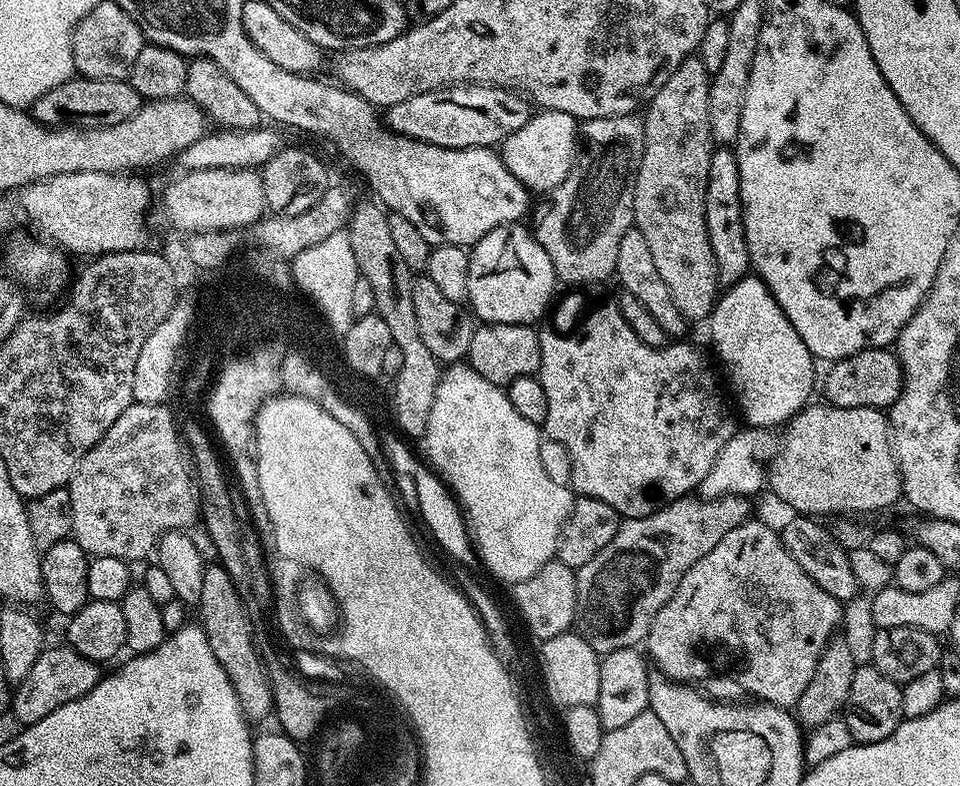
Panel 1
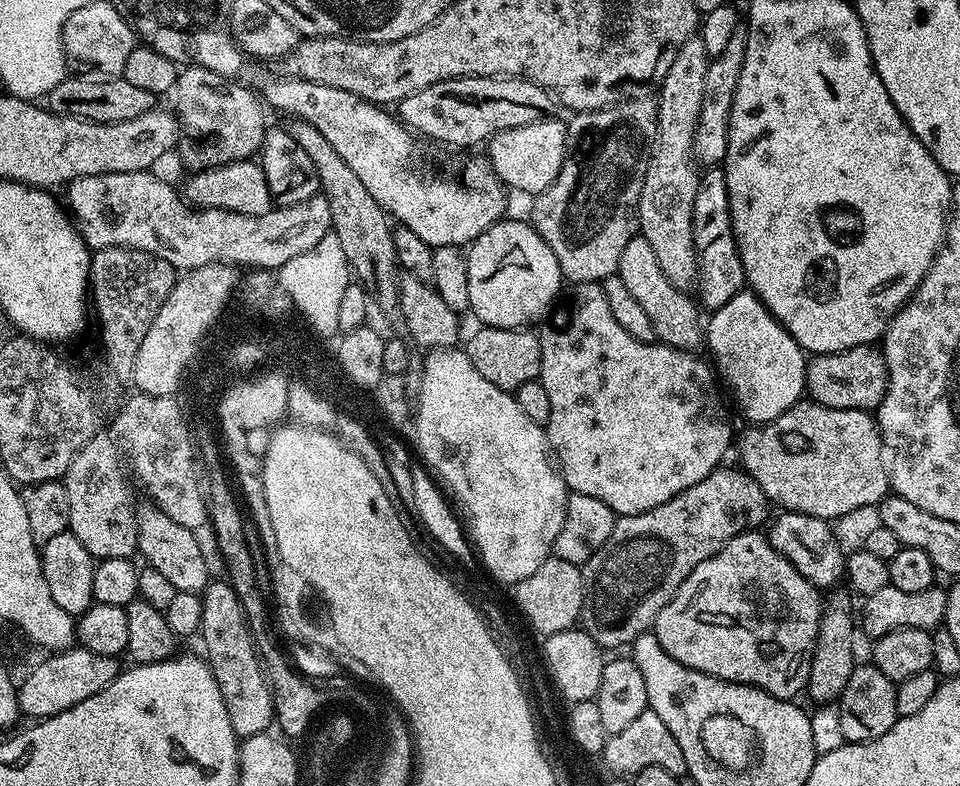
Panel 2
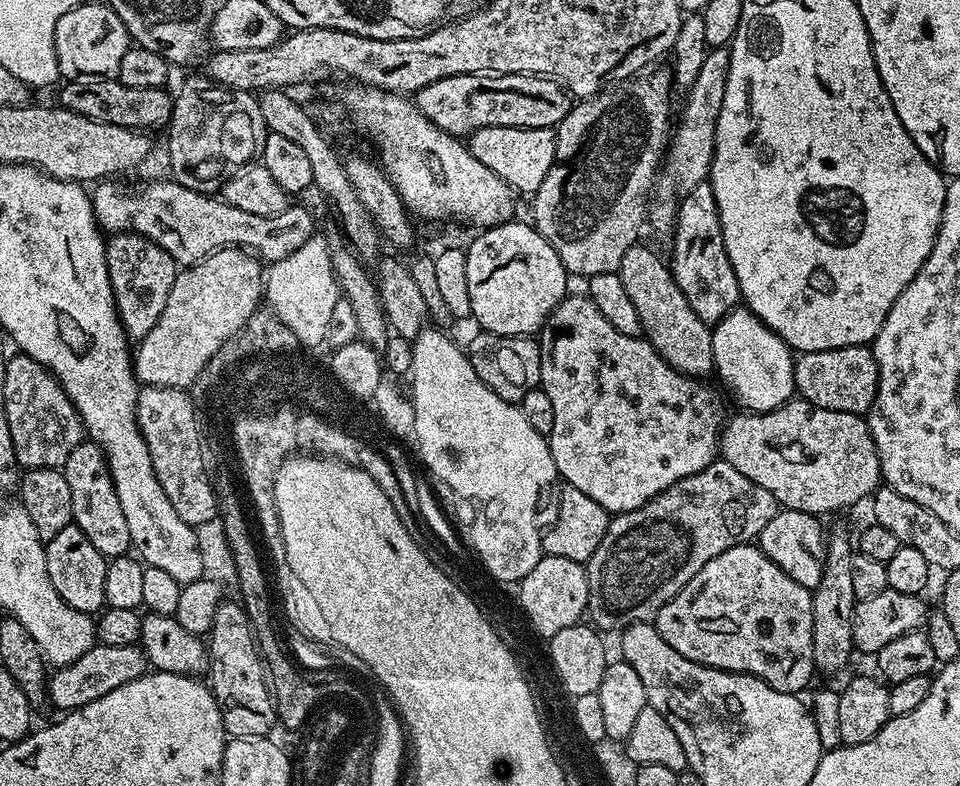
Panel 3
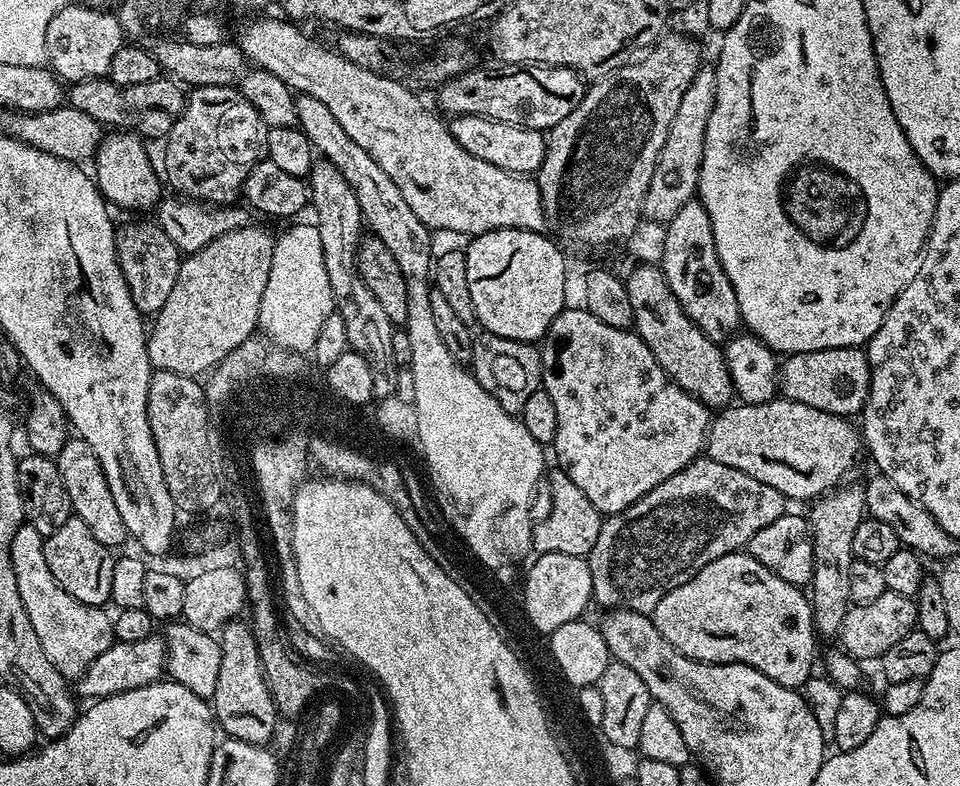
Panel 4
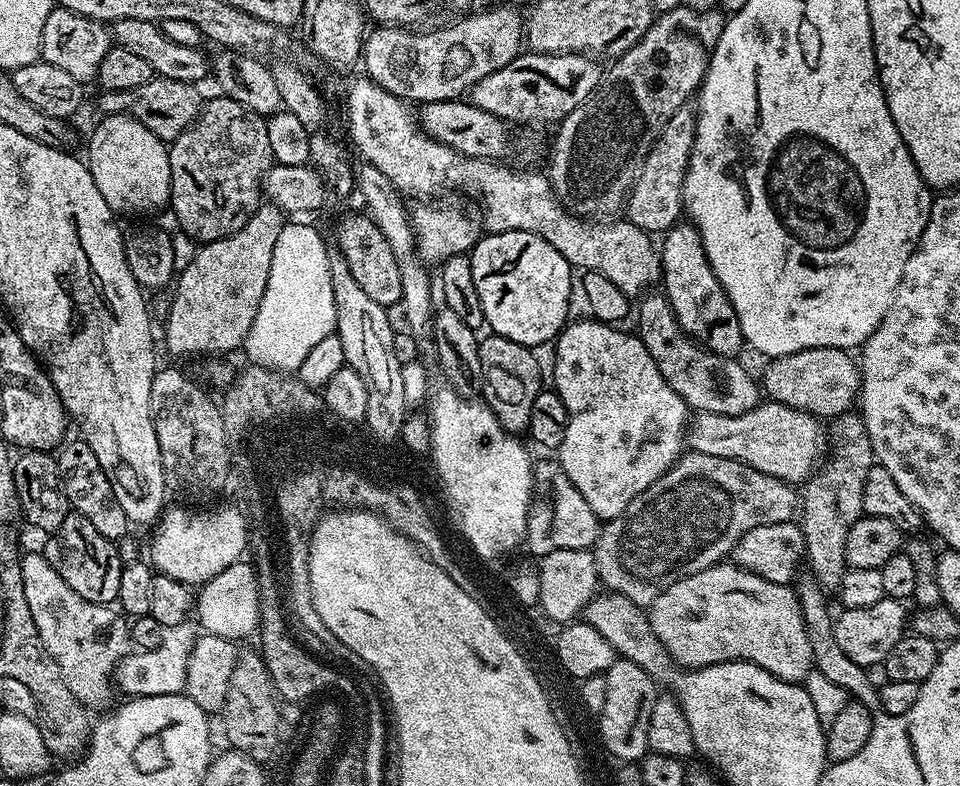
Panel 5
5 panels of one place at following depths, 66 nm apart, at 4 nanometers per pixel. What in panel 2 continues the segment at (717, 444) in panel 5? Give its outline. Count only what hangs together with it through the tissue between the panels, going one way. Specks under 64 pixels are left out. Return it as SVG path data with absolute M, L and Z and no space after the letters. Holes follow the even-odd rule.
M811 398L801 399L799 404L794 405L786 414L779 416L777 420L770 421L769 424L745 427L745 432L738 436L738 448L740 444L740 464L739 467L747 472L748 477L754 482L758 482L760 489L766 494L766 498L773 505L777 504L777 509L785 512L797 512L798 514L810 514L814 518L822 518L829 522L836 522L839 516L848 516L851 512L856 512L859 508L868 508L879 505L880 501L890 492L890 464L886 459L886 449L884 440L880 437L880 428L876 424L876 417L871 411L862 409L830 409L829 406L817 404Z

